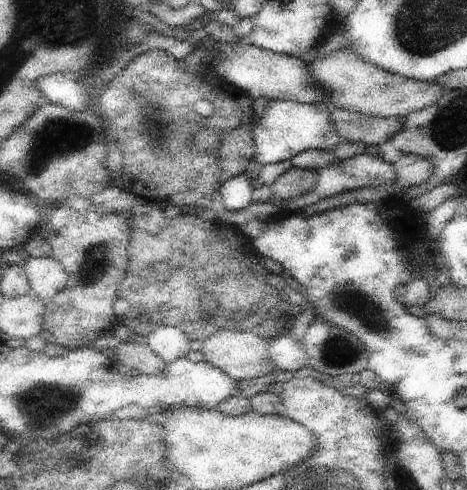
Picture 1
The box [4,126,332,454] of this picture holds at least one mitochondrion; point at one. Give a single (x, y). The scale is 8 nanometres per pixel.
(42, 405)

